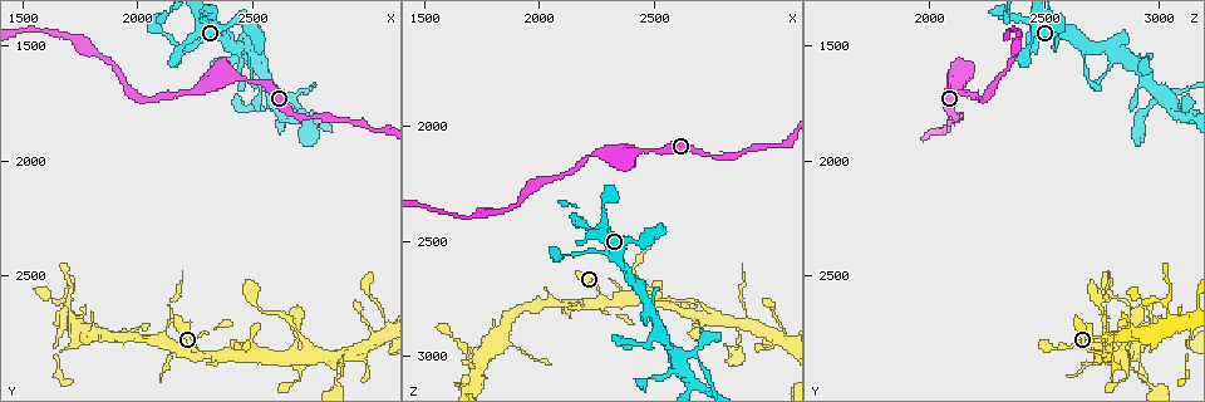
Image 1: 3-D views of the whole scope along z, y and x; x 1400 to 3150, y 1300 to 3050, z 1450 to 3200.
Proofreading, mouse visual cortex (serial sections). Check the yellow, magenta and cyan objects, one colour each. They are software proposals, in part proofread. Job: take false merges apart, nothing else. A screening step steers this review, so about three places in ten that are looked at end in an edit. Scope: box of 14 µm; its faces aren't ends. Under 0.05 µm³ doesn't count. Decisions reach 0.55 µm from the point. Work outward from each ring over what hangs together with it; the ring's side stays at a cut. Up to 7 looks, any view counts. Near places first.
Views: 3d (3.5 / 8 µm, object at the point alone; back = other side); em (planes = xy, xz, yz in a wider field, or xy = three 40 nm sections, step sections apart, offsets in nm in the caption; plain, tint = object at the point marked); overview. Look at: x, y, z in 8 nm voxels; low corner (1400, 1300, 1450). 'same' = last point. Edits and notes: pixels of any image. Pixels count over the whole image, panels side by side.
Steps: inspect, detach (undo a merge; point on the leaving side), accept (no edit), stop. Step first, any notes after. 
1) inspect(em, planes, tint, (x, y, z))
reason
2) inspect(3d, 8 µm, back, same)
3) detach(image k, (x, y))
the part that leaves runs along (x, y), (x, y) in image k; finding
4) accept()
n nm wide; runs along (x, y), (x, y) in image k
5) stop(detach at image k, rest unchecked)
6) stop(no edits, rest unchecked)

inspect(3d, 3.5 µm, (2630, 1730, 2990))
calibre changes

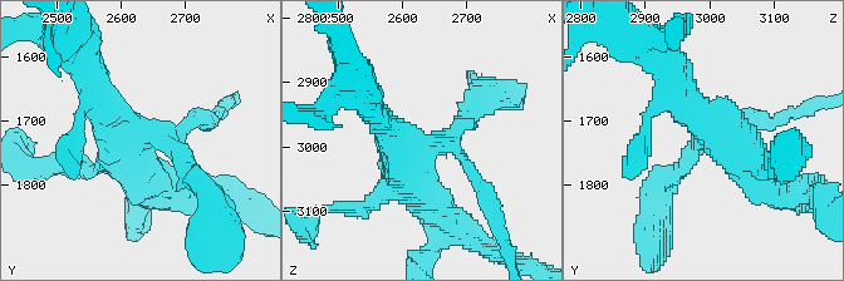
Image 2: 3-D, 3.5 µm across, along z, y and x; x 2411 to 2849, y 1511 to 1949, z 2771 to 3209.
inspect(em, planes, tint, (2630, 1720, 3005))
now the EM

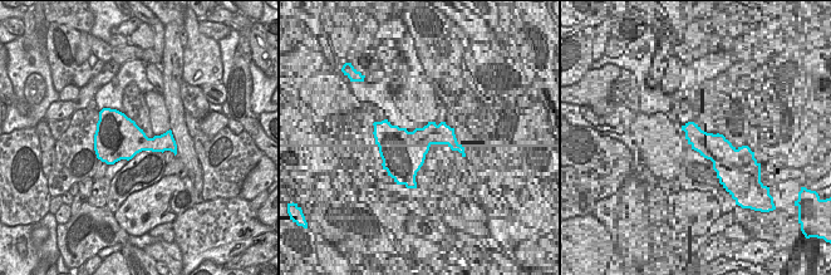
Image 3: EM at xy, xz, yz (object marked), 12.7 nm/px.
detach(image 2, (481, 192))
the part that leaves runs along (462, 161), (485, 187), (509, 261) in image 2; a second cell is stuck on

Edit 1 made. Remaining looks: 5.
inspect(3d, 3.5 µm, (2280, 2850, 2780))

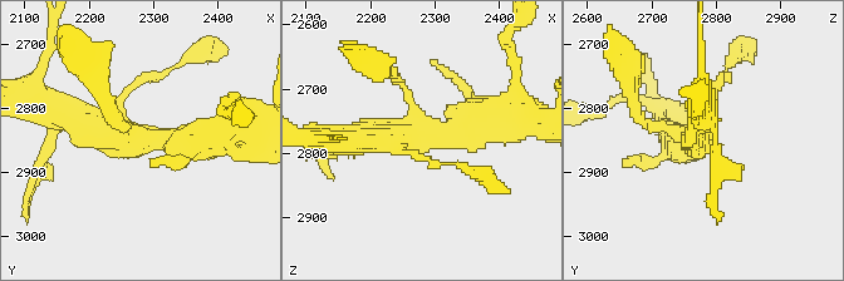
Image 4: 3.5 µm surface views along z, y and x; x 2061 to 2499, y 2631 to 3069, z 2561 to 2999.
inspect(em, planes, tint, (2290, 2850, 2775))

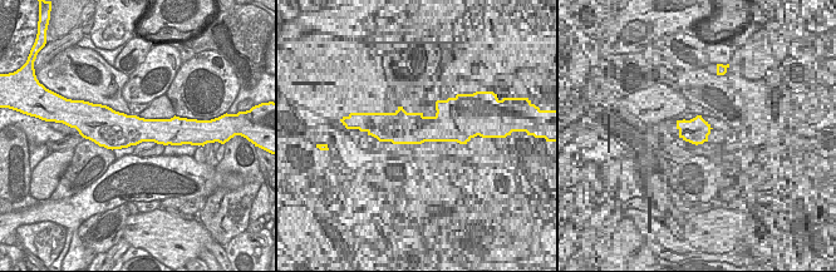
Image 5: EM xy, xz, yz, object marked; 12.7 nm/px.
inspect(em, xy, step 5, tint, same)
another direction

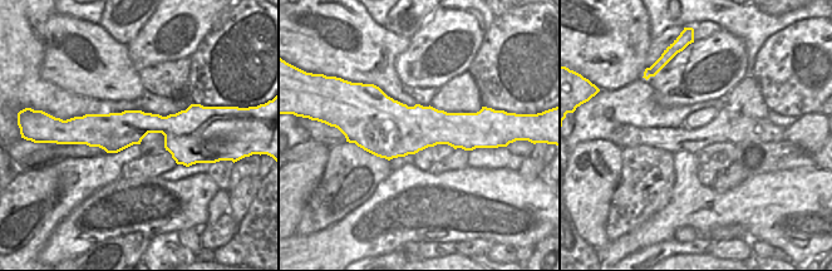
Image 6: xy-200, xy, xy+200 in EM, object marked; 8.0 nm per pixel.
accept()
runs along (389, 74), (425, 136), (514, 119) in image 4; one cell here

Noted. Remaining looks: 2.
inspect(3d, 3.5 µm, (1720, 2690, 3060))
branch point

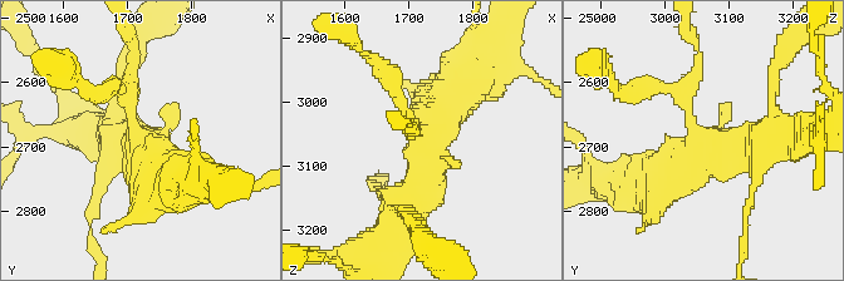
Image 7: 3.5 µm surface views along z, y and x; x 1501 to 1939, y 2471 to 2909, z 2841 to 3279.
inspect(em, xy, step 1, tint, (1730, 2705, 3060))

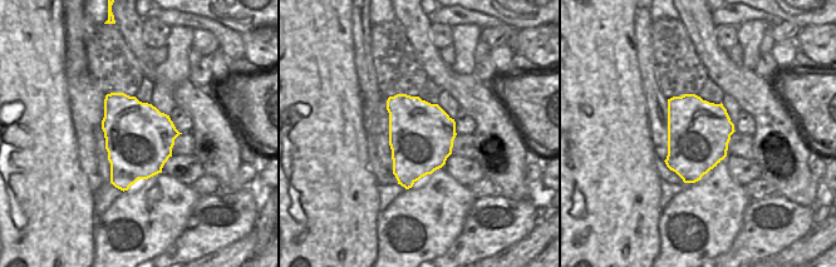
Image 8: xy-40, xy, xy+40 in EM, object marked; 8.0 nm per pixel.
accept()
runs along (469, 84), (387, 196) in image 7; continuous, no second cell

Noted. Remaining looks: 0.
stop(detach at image 2, rest unchecked)

